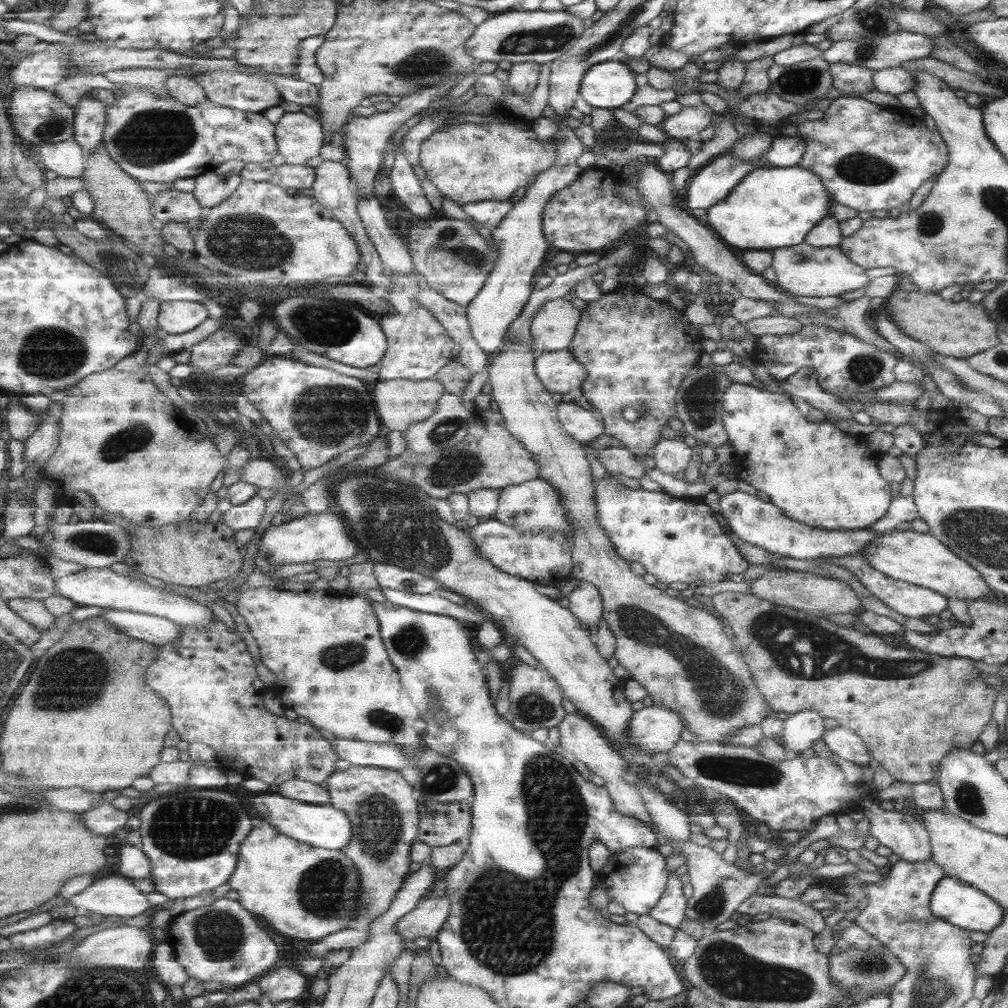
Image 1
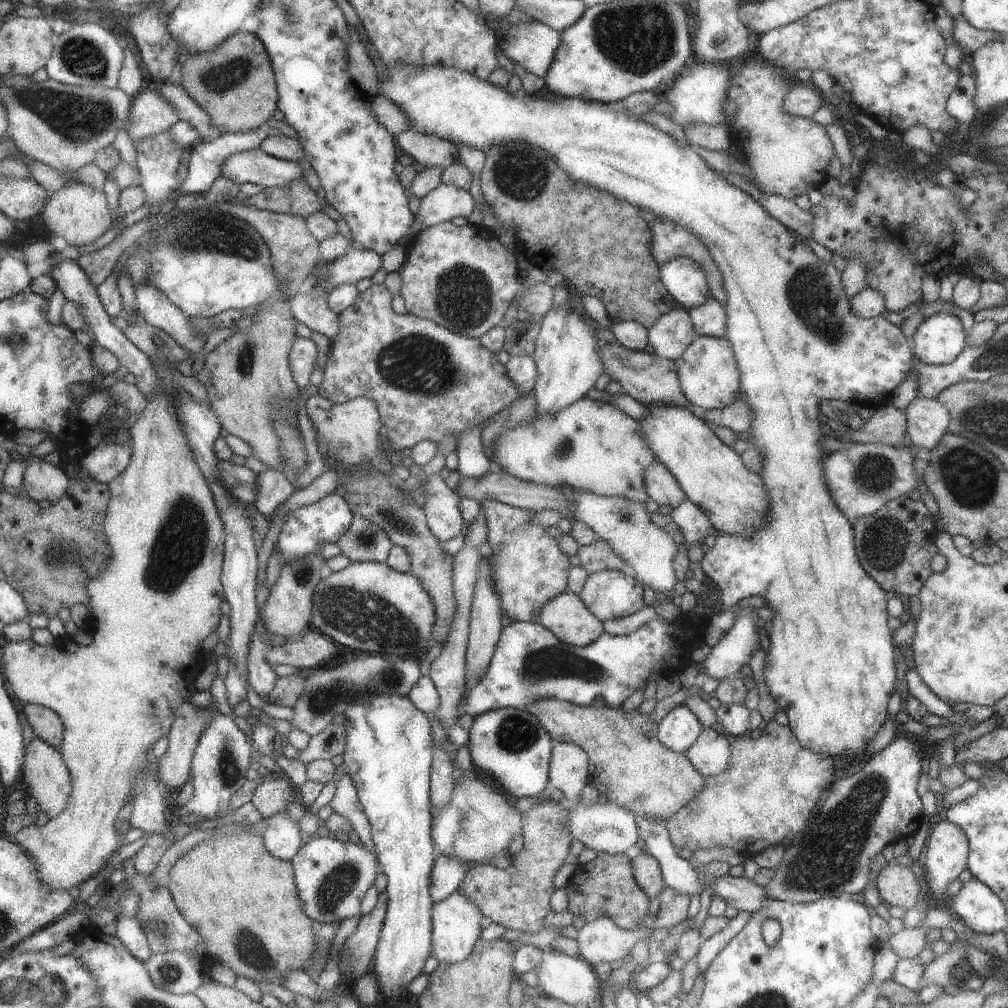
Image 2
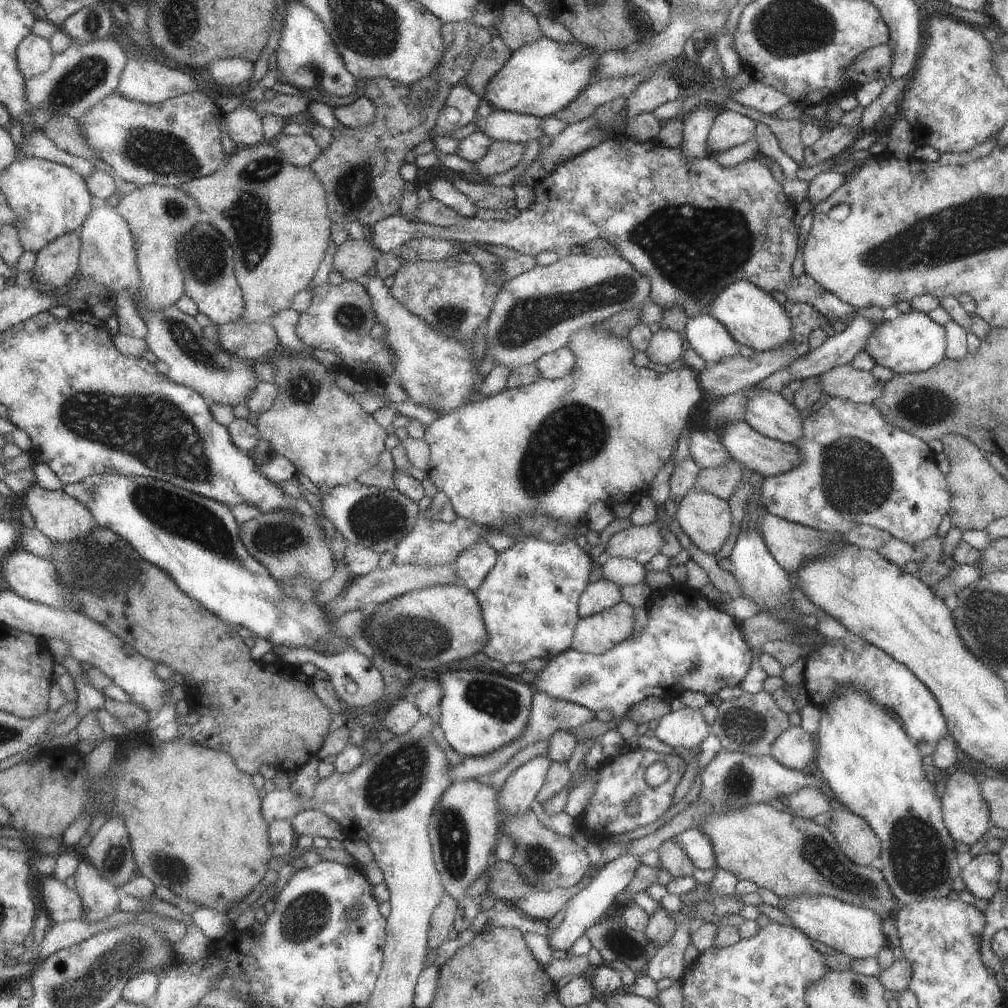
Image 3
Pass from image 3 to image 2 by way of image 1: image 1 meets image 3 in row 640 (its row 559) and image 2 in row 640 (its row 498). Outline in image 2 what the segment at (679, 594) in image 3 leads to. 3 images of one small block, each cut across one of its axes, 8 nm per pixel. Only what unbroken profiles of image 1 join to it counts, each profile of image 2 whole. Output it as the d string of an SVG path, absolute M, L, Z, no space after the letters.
M649 620L627 636L601 634L600 638L583 647L573 647L560 642L549 630L545 630L533 621L514 621L505 626L501 632L484 676L466 693L463 710L474 719L484 715L485 712L501 707L521 709L539 698L555 698L577 706L591 704L593 700L598 699L605 706L617 708L635 690L645 688L646 680L651 678L649 674L653 675L653 672L657 671L659 678L664 671L662 656L665 658L667 654L678 653L679 659L685 660L686 653L691 647L687 648L683 643L678 647L677 640L671 632L671 625L660 620Z

